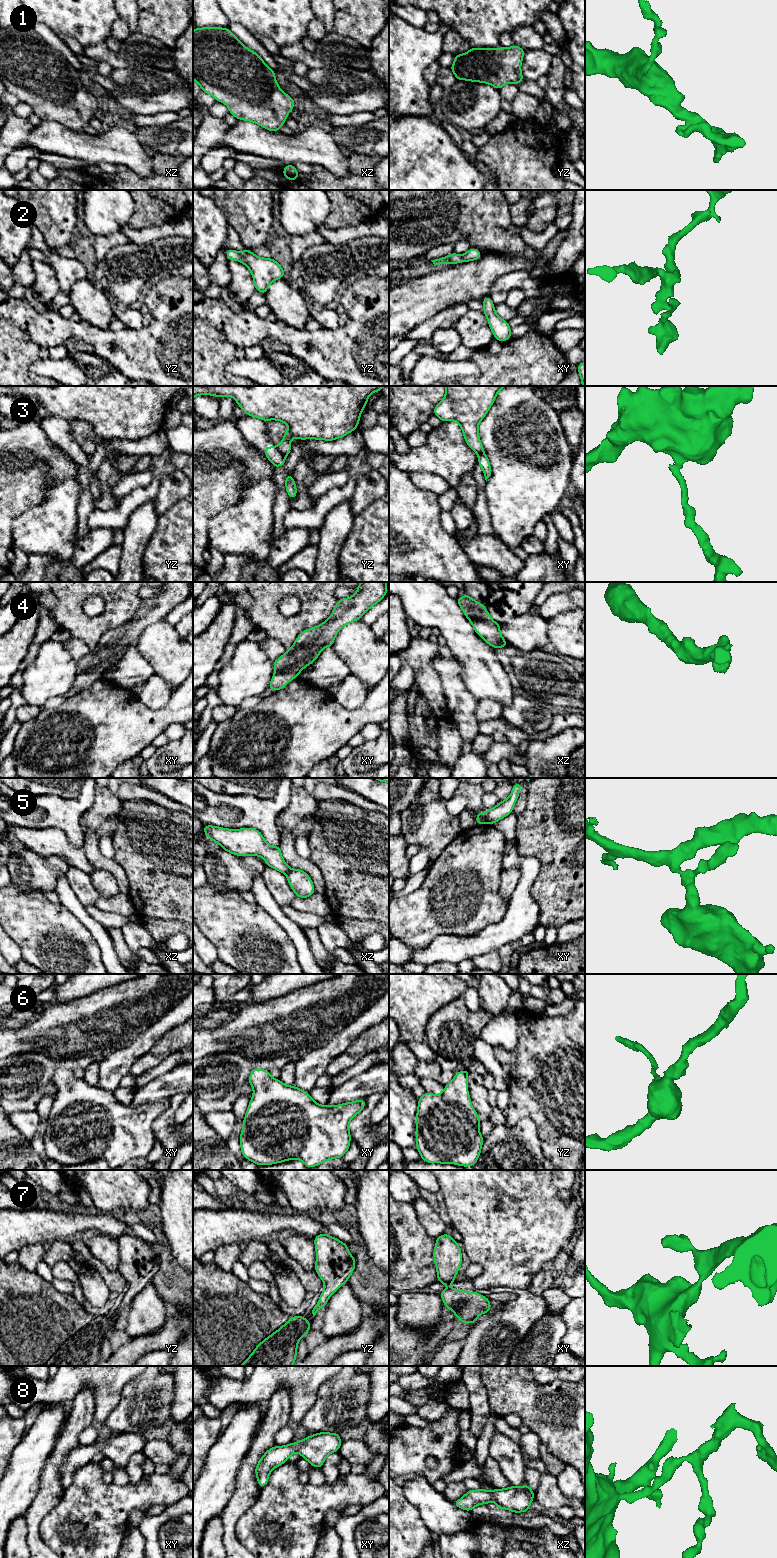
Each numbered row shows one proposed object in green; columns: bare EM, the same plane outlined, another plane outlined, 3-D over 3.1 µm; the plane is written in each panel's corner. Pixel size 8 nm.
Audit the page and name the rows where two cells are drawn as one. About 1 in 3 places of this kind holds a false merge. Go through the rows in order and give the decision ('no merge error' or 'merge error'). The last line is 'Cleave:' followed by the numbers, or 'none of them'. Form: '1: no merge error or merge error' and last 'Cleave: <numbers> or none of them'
1: no merge error
2: no merge error
3: merge error
4: no merge error
5: merge error
6: no merge error
7: no merge error
8: no merge error
Cleave: 3, 5

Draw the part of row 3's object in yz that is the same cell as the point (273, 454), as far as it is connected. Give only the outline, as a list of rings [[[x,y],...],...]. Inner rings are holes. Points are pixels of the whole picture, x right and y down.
[[[265,446],[263,453],[267,456],[268,460],[274,465],[275,468],[281,467],[285,464],[285,457],[276,446]]]

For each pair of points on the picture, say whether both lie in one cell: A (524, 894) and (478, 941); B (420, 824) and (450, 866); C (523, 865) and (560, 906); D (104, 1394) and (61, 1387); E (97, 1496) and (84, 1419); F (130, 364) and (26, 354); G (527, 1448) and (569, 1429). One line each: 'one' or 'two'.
A: one
B: two
C: two
D: one
E: two
F: two
G: two

